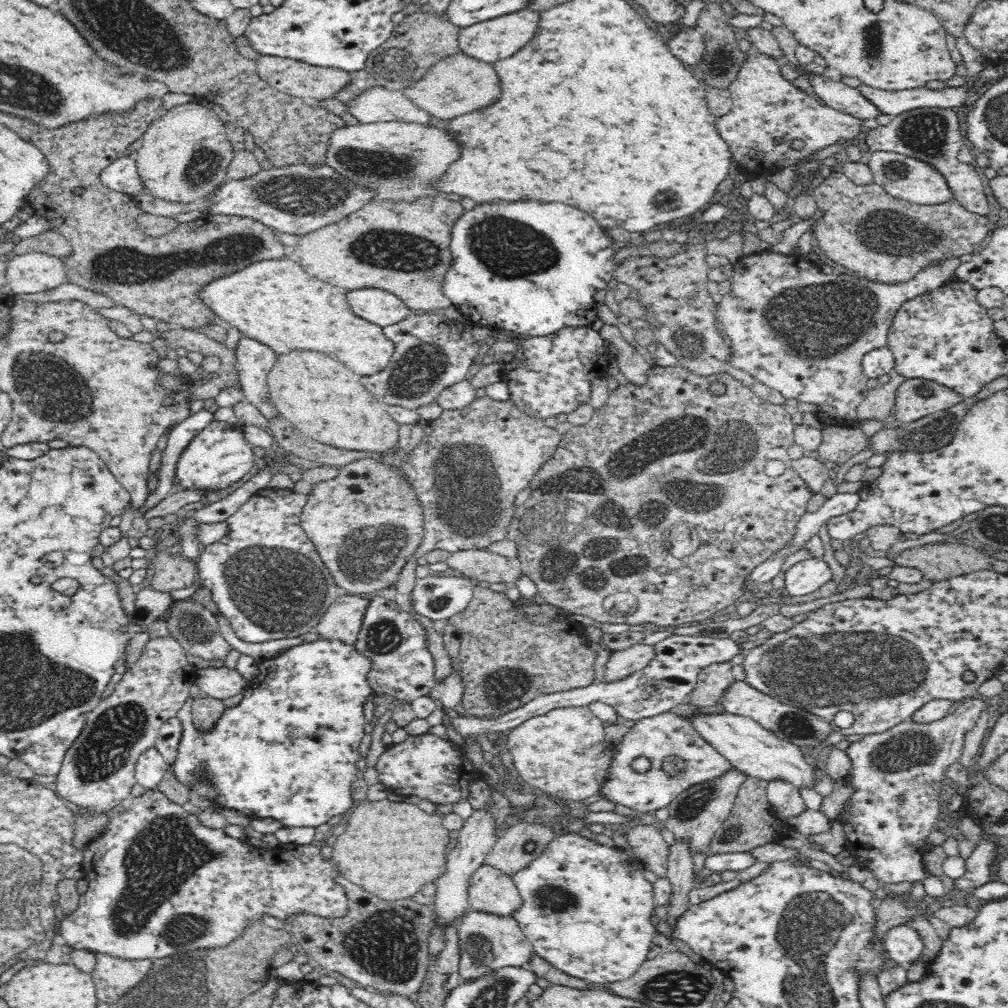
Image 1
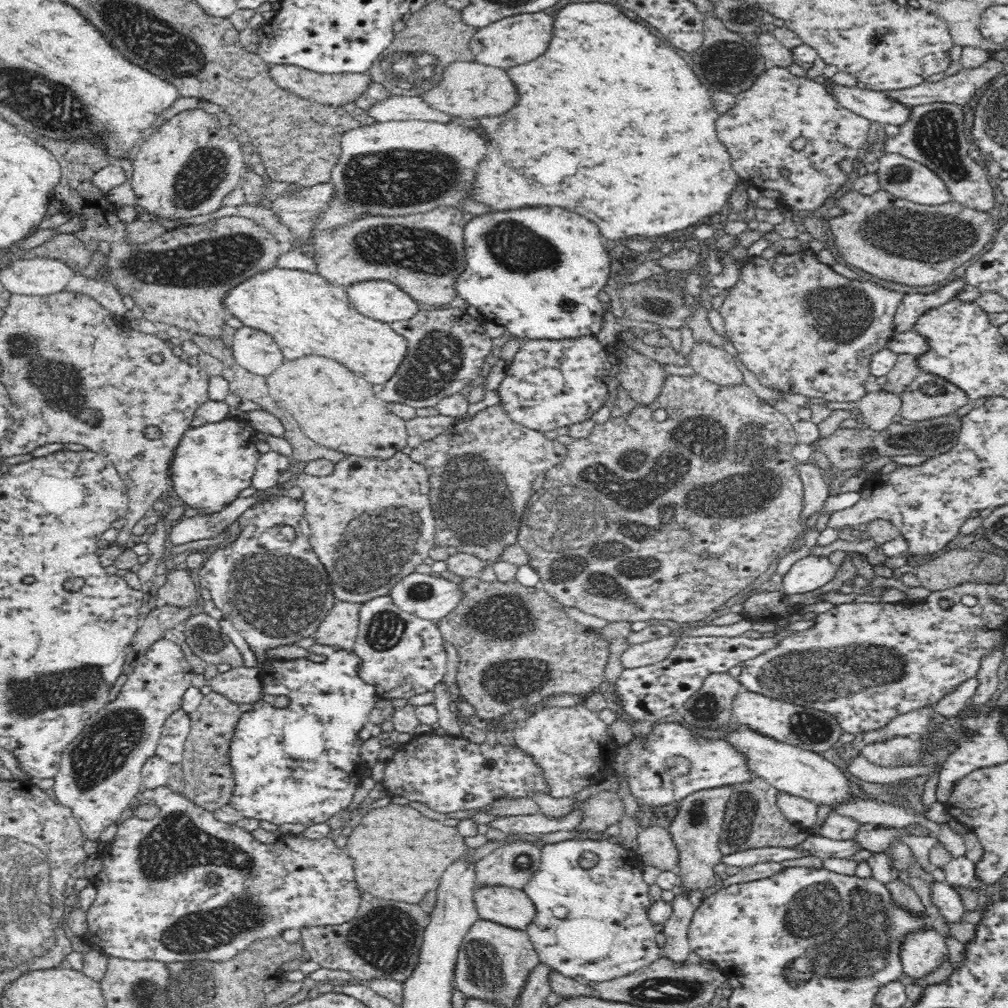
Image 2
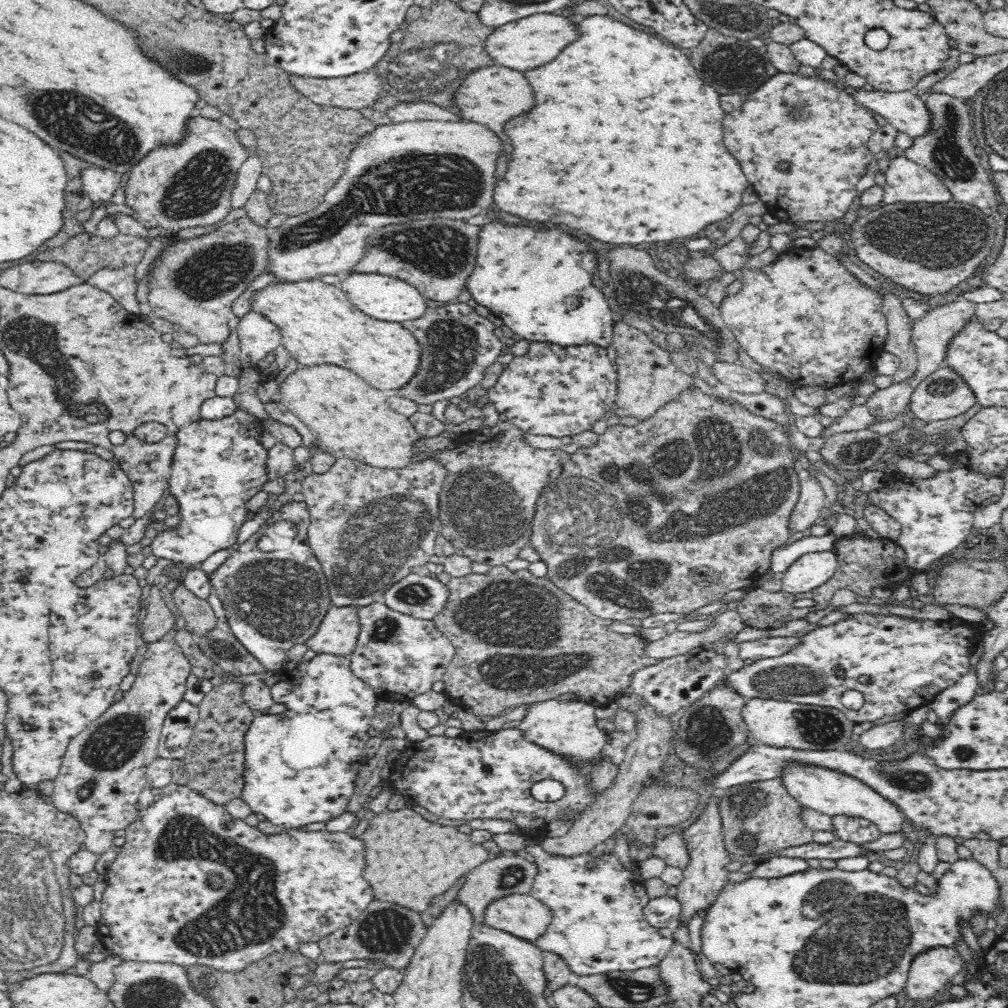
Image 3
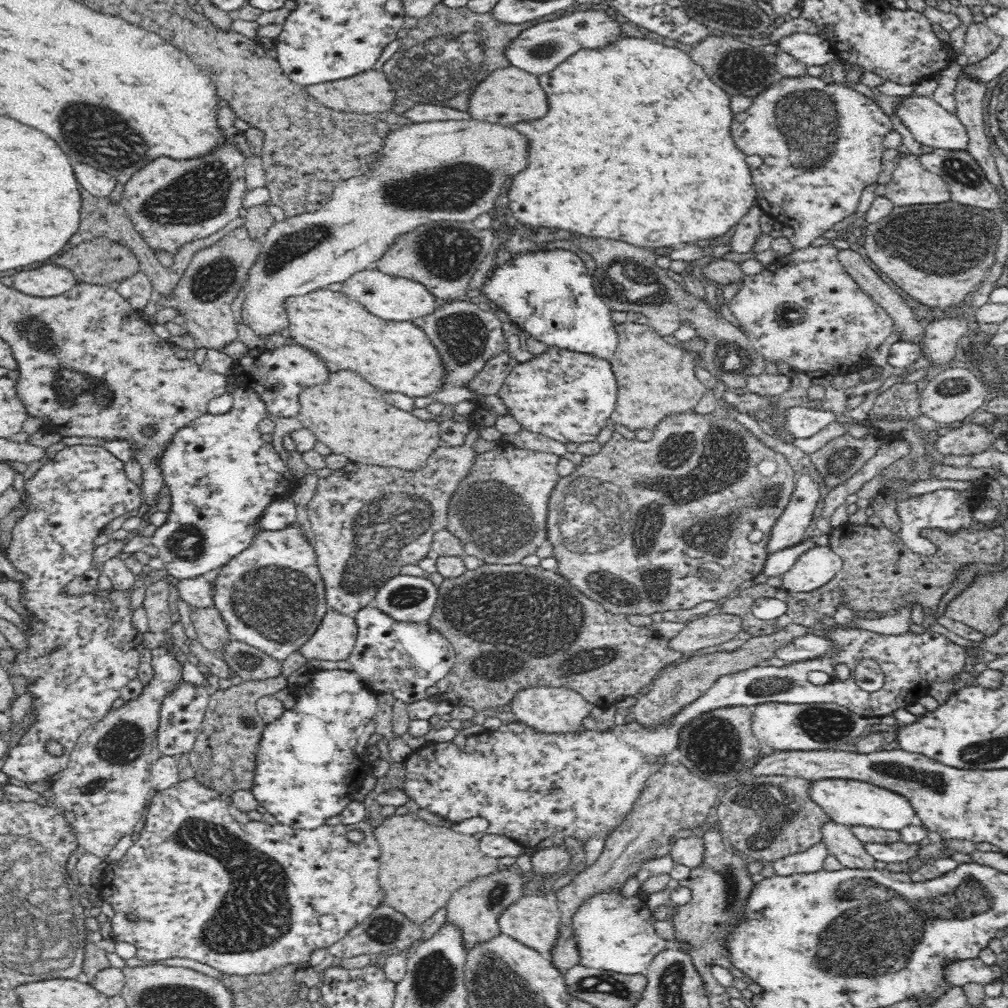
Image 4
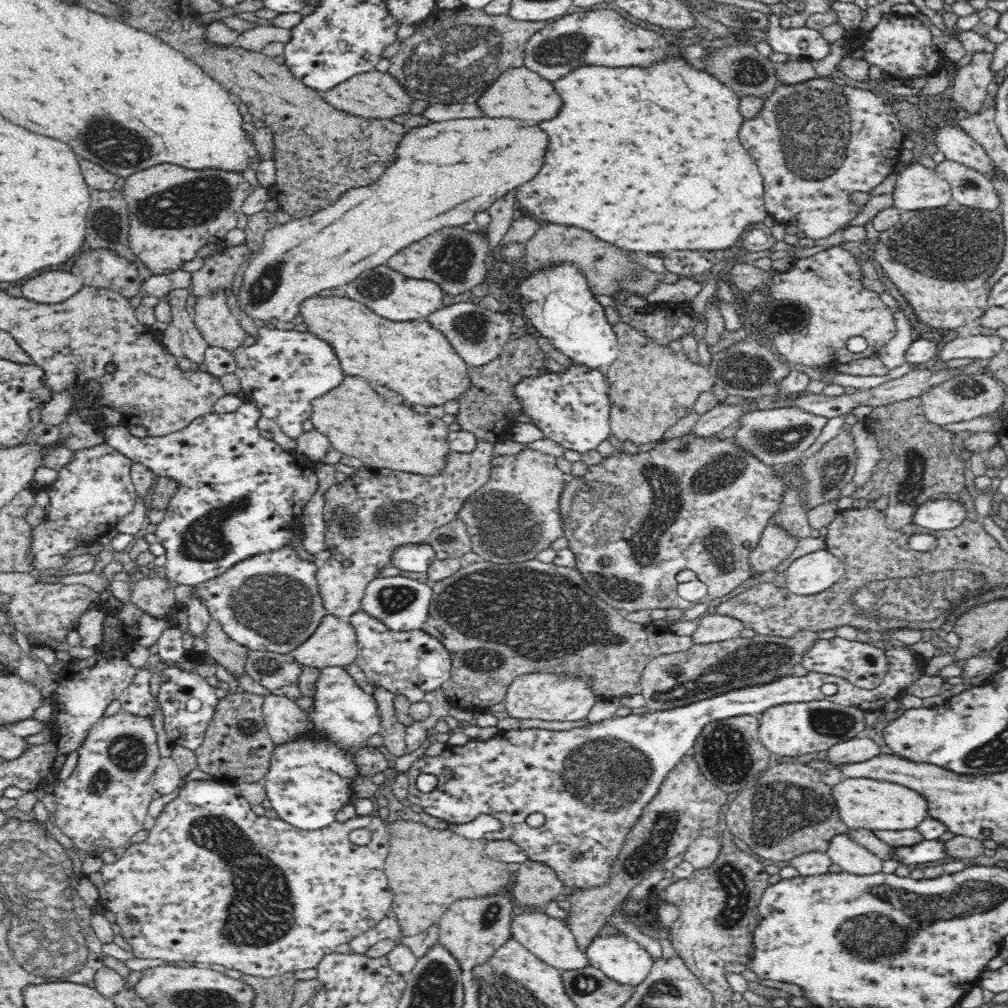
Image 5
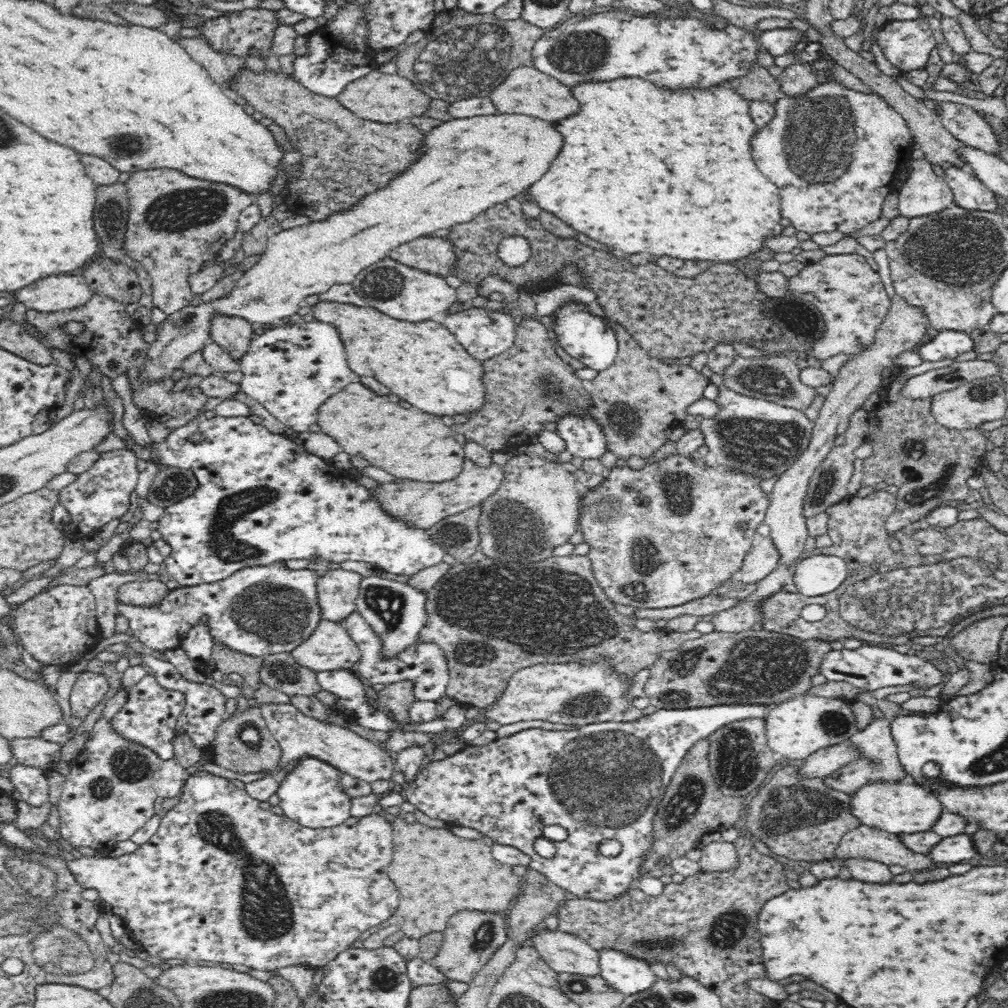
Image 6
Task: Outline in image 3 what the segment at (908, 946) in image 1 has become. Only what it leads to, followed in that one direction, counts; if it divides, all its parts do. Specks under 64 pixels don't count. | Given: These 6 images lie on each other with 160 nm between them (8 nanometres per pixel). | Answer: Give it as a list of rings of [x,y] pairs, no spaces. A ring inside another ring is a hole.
[[[934,947],[912,959],[905,992],[907,1000],[928,1000],[940,992],[965,961],[954,947]]]

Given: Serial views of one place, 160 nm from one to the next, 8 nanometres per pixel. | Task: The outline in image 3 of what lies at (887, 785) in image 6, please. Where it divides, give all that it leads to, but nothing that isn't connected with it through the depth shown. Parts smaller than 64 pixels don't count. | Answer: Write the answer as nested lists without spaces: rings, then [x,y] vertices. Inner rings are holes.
[[[788,764],[782,772],[782,785],[800,805],[814,809],[827,816],[848,816],[870,820],[882,835],[902,832],[905,822],[903,812],[891,801],[882,797],[864,782],[828,768],[818,768],[810,764]]]

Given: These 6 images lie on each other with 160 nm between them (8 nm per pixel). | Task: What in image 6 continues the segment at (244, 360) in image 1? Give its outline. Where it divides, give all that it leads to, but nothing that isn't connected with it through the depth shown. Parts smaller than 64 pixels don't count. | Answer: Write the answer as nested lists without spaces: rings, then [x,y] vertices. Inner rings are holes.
[[[498,114],[498,116],[474,116],[474,118],[458,118],[458,120],[444,121],[440,126],[438,126],[438,128],[430,130],[426,136],[423,136],[423,144],[424,148],[421,148],[422,152],[419,154],[417,161],[414,161],[407,169],[404,169],[384,188],[364,195],[349,209],[338,211],[337,213],[331,214],[327,219],[321,221],[312,221],[309,224],[296,226],[287,230],[280,229],[277,232],[270,234],[266,243],[265,251],[260,255],[260,260],[250,268],[250,271],[244,273],[238,282],[235,283],[232,292],[225,298],[202,303],[199,306],[187,305],[185,308],[174,312],[172,315],[168,315],[168,318],[157,326],[157,340],[154,343],[149,344],[146,360],[144,360],[144,368],[142,368],[142,372],[138,374],[140,381],[145,381],[146,379],[167,379],[172,375],[176,368],[180,368],[181,364],[188,358],[188,356],[192,356],[202,351],[205,346],[211,342],[210,323],[212,323],[212,318],[214,318],[214,316],[234,316],[242,318],[250,324],[255,322],[259,324],[272,324],[272,322],[276,322],[276,320],[288,320],[289,317],[298,313],[298,310],[300,310],[302,305],[305,304],[306,298],[312,295],[323,294],[336,284],[352,284],[355,277],[358,277],[358,274],[363,272],[364,268],[368,268],[371,264],[384,259],[387,257],[388,252],[394,250],[394,248],[398,248],[400,244],[410,242],[410,240],[414,240],[418,237],[426,236],[426,234],[436,232],[436,230],[440,230],[440,228],[451,228],[456,224],[478,220],[483,212],[486,212],[492,207],[497,207],[500,204],[506,203],[521,192],[523,193],[530,184],[534,184],[536,180],[540,180],[542,174],[546,174],[550,160],[556,158],[556,154],[560,152],[562,136],[560,136],[560,134],[550,126],[550,122],[546,122],[546,120],[538,120],[538,118],[532,118],[532,116],[508,116],[508,114]]]

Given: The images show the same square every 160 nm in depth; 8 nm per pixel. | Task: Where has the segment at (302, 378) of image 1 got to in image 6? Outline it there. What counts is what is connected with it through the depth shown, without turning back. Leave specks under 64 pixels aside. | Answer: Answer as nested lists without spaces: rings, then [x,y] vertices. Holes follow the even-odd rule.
[[[360,381],[348,384],[340,392],[326,399],[325,404],[319,408],[317,424],[324,434],[334,438],[342,446],[344,452],[352,456],[362,456],[372,466],[382,468],[398,479],[433,483],[446,482],[455,479],[460,474],[466,460],[463,448],[454,437],[456,432],[453,428],[446,426],[440,416],[406,410],[400,404],[390,402],[386,396],[374,394],[370,388],[360,384]]]

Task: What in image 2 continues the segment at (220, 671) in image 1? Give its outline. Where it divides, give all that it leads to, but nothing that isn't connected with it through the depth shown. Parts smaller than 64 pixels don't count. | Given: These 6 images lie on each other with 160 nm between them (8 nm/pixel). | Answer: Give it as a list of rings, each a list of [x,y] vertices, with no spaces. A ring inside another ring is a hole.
[[[232,667],[230,670],[218,673],[206,680],[212,691],[223,694],[235,703],[254,704],[262,699],[272,707],[285,708],[289,705],[286,696],[272,696],[264,694],[262,681],[259,677],[260,667]]]

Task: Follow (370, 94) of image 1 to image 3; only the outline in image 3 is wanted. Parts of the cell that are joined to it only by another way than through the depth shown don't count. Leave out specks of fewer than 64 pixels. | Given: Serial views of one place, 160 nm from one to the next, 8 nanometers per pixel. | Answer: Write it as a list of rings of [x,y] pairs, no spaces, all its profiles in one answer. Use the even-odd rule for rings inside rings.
[[[400,102],[394,108],[388,108],[386,116],[392,122],[414,122],[414,120],[460,120],[450,108],[440,108],[429,102]]]

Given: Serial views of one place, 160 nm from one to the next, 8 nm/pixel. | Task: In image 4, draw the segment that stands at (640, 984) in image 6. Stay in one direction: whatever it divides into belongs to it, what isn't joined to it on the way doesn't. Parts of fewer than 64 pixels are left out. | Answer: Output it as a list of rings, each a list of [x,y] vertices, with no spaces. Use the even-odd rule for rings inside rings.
[[[604,890],[600,894],[592,896],[588,902],[580,905],[579,909],[572,915],[572,930],[579,950],[579,964],[601,971],[619,972],[621,975],[642,975],[645,974],[658,952],[662,952],[664,949],[678,948],[684,950],[688,948],[688,943],[684,943],[684,941],[679,941],[676,938],[667,941],[660,937],[654,930],[650,916],[647,902],[643,902],[639,896],[624,898],[621,890]]]

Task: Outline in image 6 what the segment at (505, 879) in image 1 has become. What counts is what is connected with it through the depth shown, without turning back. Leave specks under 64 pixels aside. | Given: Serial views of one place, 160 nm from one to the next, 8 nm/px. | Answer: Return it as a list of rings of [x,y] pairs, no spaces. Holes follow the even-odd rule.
[[[538,928],[528,942],[552,970],[574,975],[600,975],[599,951],[583,938],[560,929]]]

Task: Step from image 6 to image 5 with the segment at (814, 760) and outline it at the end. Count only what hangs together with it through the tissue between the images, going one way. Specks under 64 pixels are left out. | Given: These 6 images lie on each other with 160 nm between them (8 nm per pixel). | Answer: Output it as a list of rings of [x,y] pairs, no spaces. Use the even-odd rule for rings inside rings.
[[[851,738],[828,748],[828,756],[822,762],[830,762],[833,767],[865,762],[880,755],[880,746],[874,739]]]

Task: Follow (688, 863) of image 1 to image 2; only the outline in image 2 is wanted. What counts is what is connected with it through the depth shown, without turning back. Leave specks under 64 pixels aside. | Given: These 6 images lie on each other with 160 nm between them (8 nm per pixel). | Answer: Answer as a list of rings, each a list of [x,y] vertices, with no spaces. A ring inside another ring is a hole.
[[[682,887],[672,900],[672,914],[663,924],[664,944],[662,956],[676,962],[684,963],[691,952],[688,940],[688,927],[694,916],[695,907],[689,900],[689,894],[682,891]]]

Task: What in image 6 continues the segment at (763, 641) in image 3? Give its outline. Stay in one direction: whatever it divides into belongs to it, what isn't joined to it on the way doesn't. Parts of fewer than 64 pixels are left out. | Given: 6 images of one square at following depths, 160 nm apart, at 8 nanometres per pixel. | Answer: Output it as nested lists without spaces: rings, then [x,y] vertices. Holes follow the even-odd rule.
[[[877,644],[861,645],[855,650],[843,647],[841,650],[829,650],[822,658],[819,673],[828,681],[844,681],[856,690],[872,691],[886,686],[902,686],[916,682],[917,687],[928,688],[946,680],[947,673],[929,660],[920,658],[907,649],[880,647]]]

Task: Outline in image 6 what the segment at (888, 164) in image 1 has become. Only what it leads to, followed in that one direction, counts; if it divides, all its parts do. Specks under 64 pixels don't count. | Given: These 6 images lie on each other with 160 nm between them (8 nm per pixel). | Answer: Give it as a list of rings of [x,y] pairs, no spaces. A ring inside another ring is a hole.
[[[911,159],[912,170],[898,191],[899,214],[907,220],[943,211],[953,202],[952,189],[943,176],[934,173],[934,163]]]

